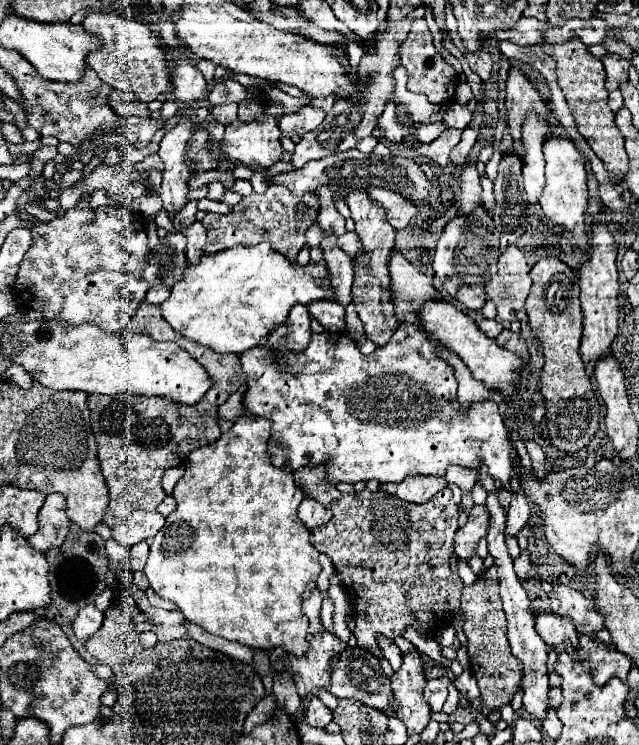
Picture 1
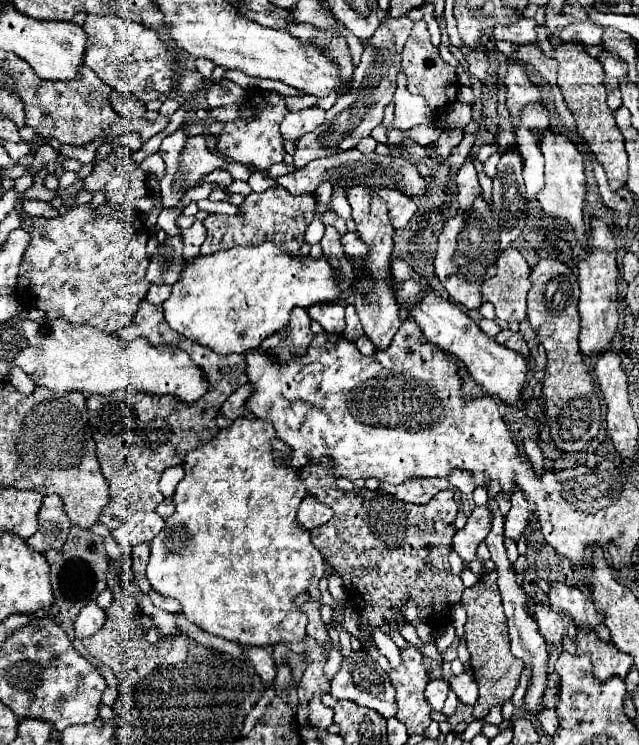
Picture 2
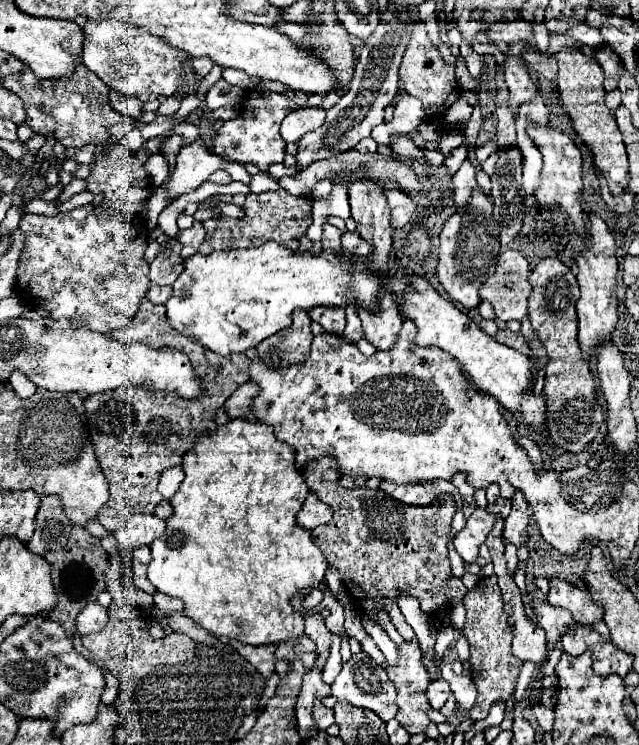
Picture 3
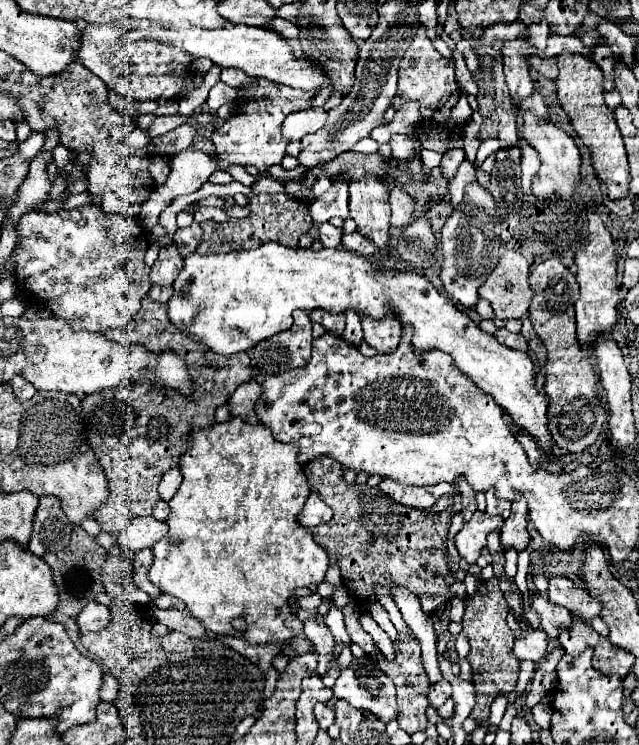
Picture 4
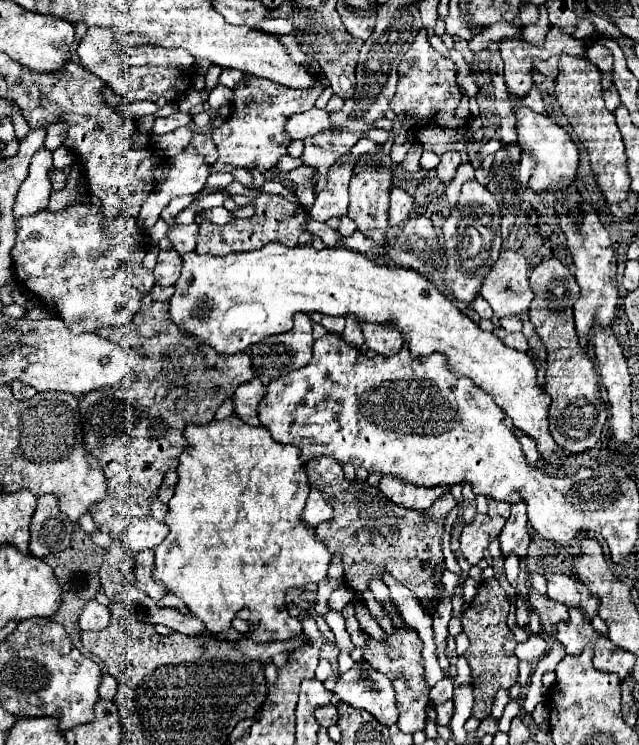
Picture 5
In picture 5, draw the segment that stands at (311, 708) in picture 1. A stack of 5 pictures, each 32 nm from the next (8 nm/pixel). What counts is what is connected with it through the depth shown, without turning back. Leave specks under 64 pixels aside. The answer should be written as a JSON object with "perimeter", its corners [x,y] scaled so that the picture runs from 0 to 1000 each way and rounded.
{"perimeter":[[[513,945],[513,948],[504,948],[495,953],[495,969],[504,974],[504,977],[513,977],[520,972],[526,972],[529,966],[529,950],[523,945]]]}

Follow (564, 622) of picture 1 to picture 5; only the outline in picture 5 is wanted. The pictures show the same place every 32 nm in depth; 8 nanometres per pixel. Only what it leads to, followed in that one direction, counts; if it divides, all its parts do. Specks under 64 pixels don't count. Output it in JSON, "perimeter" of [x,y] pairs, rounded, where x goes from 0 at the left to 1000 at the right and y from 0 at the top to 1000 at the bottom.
{"perimeter":[[[829,789],[826,805],[829,805],[829,813],[839,819],[839,824],[845,827],[848,843],[861,854],[867,854],[870,832],[883,832],[889,827],[889,816],[879,813],[876,808],[870,808],[870,805],[861,805],[854,797],[845,797],[839,789]]]}

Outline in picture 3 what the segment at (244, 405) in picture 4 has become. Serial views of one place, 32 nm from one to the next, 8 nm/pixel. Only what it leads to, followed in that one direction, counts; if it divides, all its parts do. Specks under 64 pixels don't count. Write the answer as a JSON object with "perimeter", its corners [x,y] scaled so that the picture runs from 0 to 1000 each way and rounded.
{"perimeter":[[[385,513],[379,515],[354,540],[354,553],[360,561],[382,561],[388,558],[394,566],[401,566],[397,556],[394,556],[394,537],[404,532],[407,521],[397,513]]]}

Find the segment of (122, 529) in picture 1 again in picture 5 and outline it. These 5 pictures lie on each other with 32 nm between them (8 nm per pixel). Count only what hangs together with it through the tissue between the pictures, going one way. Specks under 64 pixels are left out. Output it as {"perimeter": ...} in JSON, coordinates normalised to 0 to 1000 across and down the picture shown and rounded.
{"perimeter":[[[228,693],[228,695],[219,695],[213,701],[203,701],[203,706],[191,714],[188,725],[194,725],[194,734],[210,746],[222,738],[241,738],[260,719],[263,719],[263,706],[257,701],[247,701],[235,693]]]}

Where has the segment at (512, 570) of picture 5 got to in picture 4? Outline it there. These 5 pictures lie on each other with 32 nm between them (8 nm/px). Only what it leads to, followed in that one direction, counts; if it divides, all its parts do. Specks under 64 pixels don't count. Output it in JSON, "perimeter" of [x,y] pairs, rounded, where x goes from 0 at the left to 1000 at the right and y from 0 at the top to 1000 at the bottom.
{"perimeter":[[[795,738],[789,746],[792,746],[792,757],[789,757],[792,773],[804,781],[804,773],[808,773],[808,765],[811,765],[811,744],[804,738]]]}

